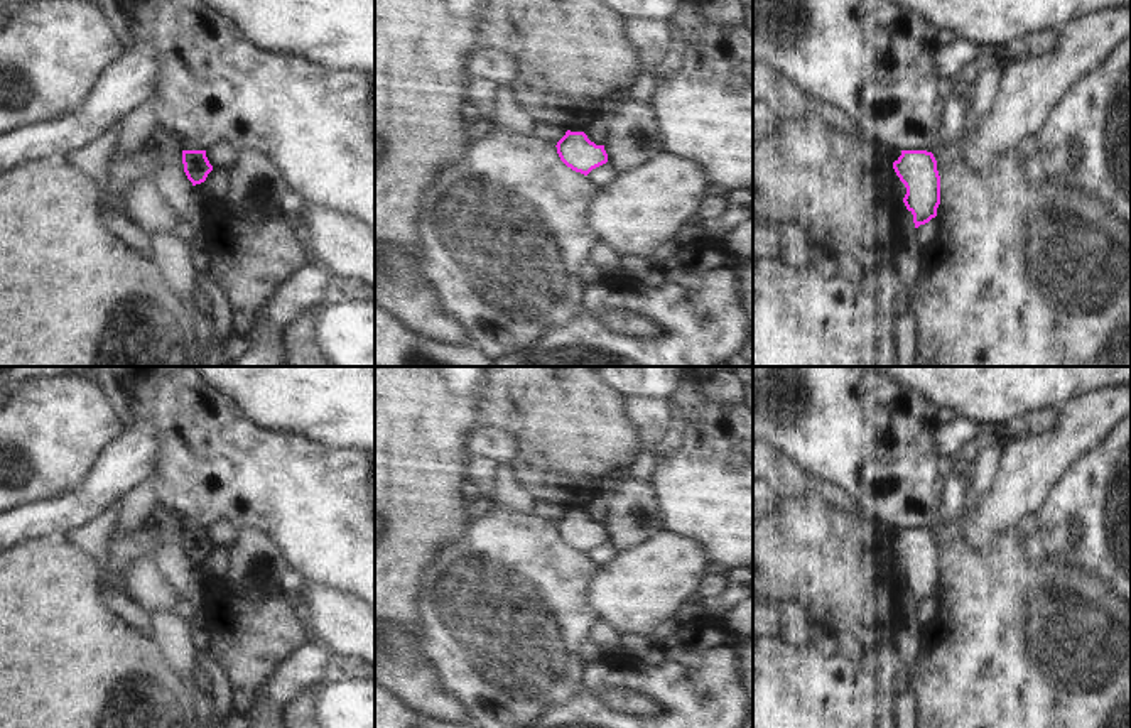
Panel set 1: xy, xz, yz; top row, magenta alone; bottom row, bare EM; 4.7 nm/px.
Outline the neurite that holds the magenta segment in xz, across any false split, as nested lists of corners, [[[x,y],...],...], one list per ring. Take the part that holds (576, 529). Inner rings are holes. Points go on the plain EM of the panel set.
[[[567,508],[555,525],[560,539],[584,554],[608,541],[604,524],[596,524],[584,510]]]

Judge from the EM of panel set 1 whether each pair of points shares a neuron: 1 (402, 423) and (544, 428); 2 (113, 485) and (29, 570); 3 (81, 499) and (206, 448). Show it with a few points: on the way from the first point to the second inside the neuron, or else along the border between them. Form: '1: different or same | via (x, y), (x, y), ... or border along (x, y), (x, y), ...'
1: different | border along (487, 384), (476, 407), (480, 423)
2: different | border along (58, 536), (29, 537), (19, 544)
3: different | border along (157, 433), (157, 455), (144, 480)

